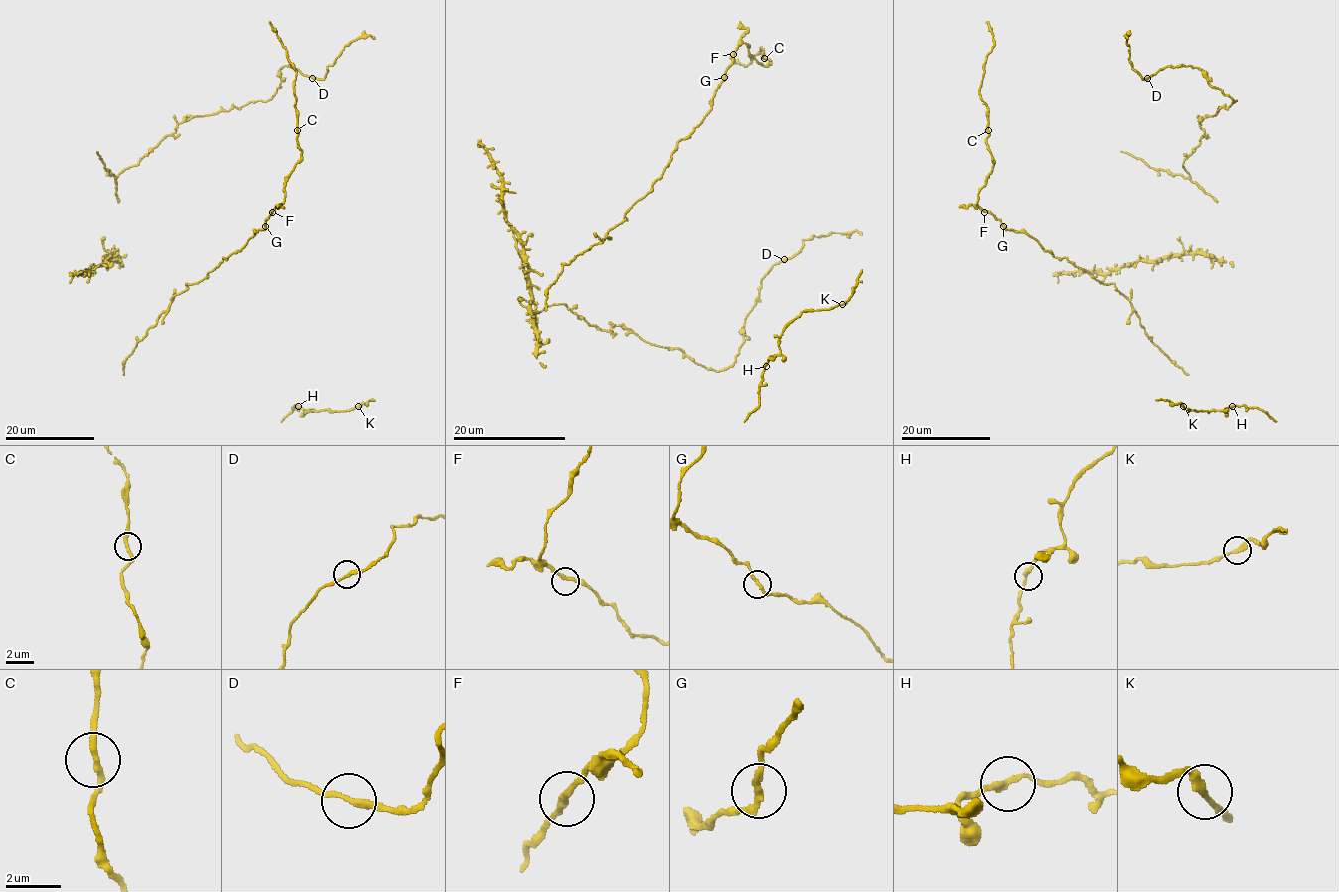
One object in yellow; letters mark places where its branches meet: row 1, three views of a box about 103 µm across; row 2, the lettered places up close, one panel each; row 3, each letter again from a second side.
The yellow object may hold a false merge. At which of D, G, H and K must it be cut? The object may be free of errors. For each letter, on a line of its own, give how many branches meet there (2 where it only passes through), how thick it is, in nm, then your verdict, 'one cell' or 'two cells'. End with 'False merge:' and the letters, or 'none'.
D: 2 | 240 nm | one cell
G: 2 | 240 nm | one cell
H: 2 | 240 nm | one cell
K: 2 | 240 nm | one cell
False merge: none

